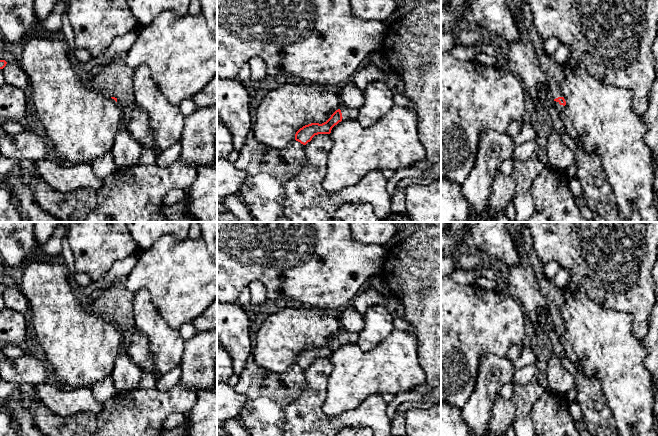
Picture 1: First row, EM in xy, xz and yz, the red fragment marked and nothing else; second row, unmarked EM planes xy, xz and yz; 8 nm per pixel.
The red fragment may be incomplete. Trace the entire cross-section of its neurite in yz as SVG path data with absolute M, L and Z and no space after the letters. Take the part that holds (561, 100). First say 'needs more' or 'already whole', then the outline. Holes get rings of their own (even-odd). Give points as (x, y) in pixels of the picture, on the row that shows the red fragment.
needs more; M522 0L518 7L522 13L523 24L532 42L536 57L548 82L548 99L557 108L561 119L564 121L566 118L566 101L561 88L565 80L563 66L558 64L552 56L546 54L544 40L539 35L533 22L529 4L525 0Z

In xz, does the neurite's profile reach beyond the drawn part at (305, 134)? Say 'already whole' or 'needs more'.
needs more

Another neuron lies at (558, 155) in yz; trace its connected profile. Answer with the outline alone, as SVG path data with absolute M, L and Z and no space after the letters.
M552 132L545 158L548 166L566 170L574 162L574 152L562 142L559 134Z

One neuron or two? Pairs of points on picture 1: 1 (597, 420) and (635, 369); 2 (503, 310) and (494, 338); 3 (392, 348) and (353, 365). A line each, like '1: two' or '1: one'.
1: two
2: one
3: one

